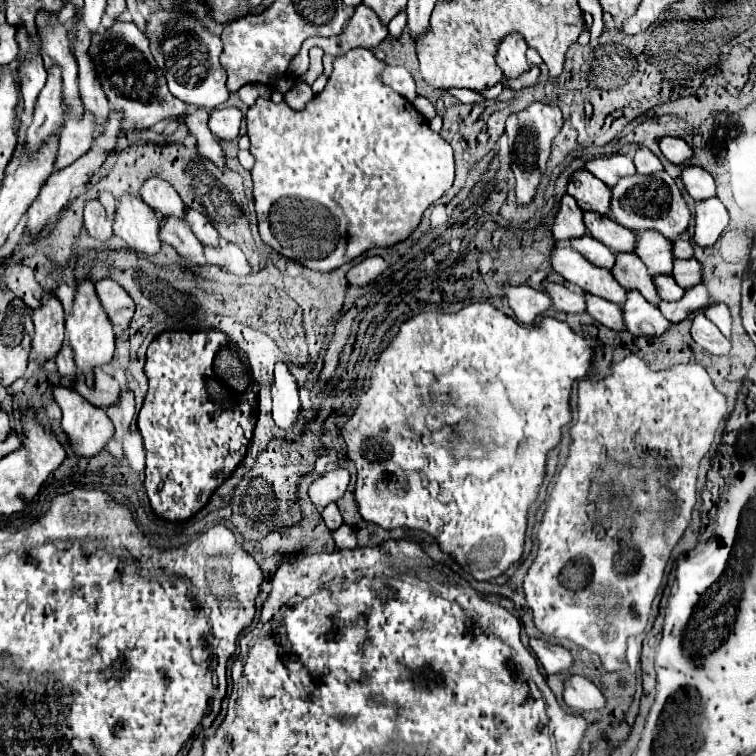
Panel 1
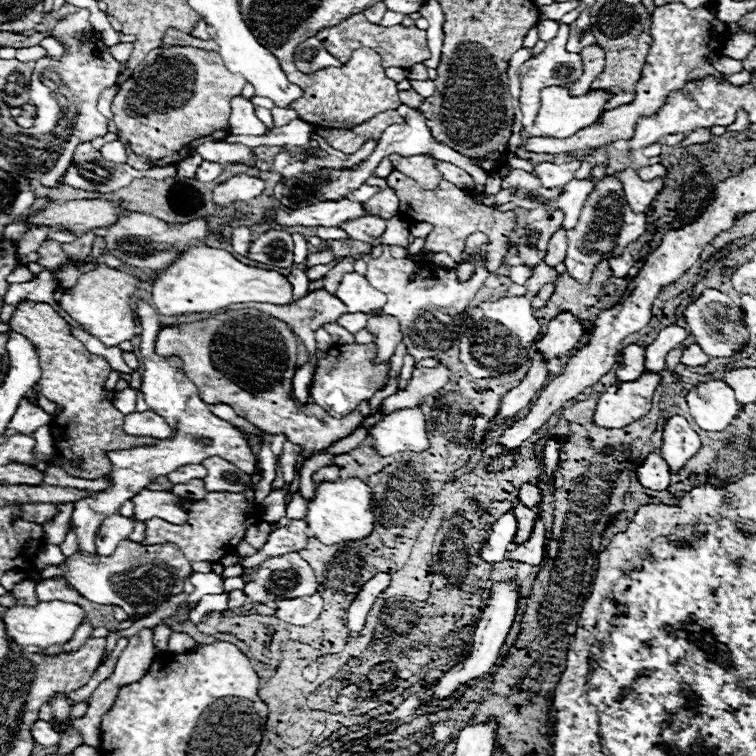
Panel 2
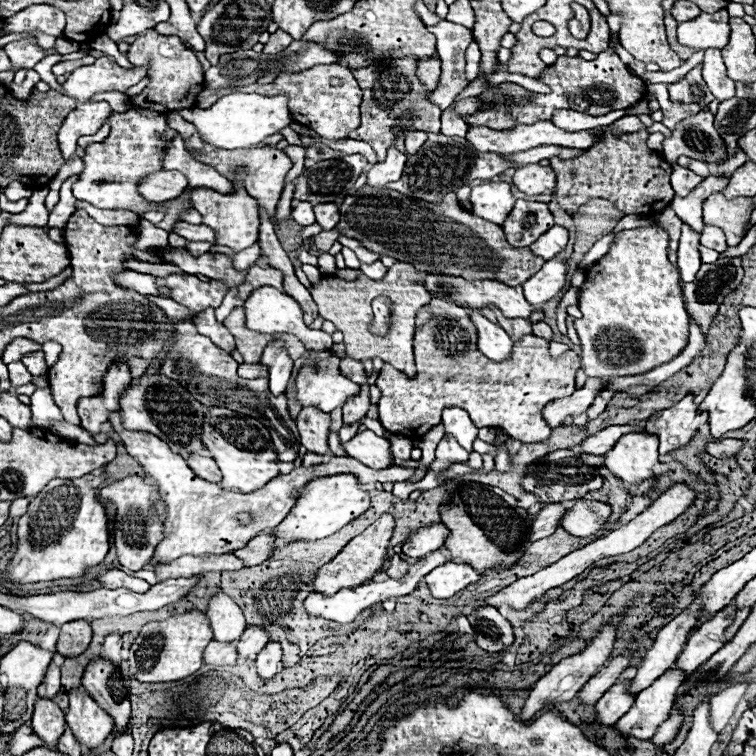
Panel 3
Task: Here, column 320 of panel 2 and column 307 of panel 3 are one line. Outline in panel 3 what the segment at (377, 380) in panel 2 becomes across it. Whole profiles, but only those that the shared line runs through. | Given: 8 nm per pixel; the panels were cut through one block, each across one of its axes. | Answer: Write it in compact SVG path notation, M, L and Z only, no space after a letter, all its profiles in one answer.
M330 350L308 354L296 376L296 400L302 408L316 406L322 412L332 412L360 392L358 384L340 374L338 362L340 358Z

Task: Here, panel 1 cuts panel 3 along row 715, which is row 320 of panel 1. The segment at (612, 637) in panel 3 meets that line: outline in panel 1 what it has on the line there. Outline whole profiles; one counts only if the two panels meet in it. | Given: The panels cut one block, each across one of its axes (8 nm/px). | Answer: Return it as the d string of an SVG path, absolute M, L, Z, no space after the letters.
M506 286L506 298L516 318L524 324L534 324L538 316L552 308L550 296L530 286Z

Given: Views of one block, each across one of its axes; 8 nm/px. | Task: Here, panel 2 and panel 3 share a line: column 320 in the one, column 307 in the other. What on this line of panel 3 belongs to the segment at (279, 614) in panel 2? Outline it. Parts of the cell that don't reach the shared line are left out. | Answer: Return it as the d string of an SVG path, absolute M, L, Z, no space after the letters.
M436 550L436 552L430 552L430 554L422 556L416 564L412 564L410 570L408 570L408 574L402 576L400 580L396 580L396 578L388 578L388 576L380 574L378 578L374 578L374 580L370 580L370 582L366 582L366 584L358 586L358 588L342 588L342 590L338 590L338 592L332 594L332 596L310 594L308 600L304 600L304 608L306 608L308 614L322 616L322 618L334 620L334 622L338 622L338 624L350 624L350 622L352 622L362 610L366 610L366 608L370 608L370 606L374 606L374 604L378 604L378 602L384 602L384 600L388 600L388 598L392 598L392 596L398 598L398 596L410 594L410 592L418 586L418 582L420 582L420 580L432 570L432 568L438 568L440 564L446 564L446 562L462 562L462 560L446 558L446 556L442 554L442 550Z

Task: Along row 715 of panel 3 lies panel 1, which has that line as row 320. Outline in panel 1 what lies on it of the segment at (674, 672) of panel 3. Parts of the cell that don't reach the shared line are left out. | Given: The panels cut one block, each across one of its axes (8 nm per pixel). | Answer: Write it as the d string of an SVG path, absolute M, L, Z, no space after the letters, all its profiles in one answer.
M628 292L628 300L622 306L622 312L626 320L626 330L634 336L662 336L670 326L662 312L656 306L648 304L640 292Z

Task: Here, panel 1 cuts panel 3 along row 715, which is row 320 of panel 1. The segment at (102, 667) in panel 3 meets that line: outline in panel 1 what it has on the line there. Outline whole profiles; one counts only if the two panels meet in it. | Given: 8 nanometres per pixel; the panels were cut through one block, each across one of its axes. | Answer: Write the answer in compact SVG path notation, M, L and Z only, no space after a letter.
M104 278L96 282L96 294L112 326L126 330L134 316L134 302L126 290L118 282Z

